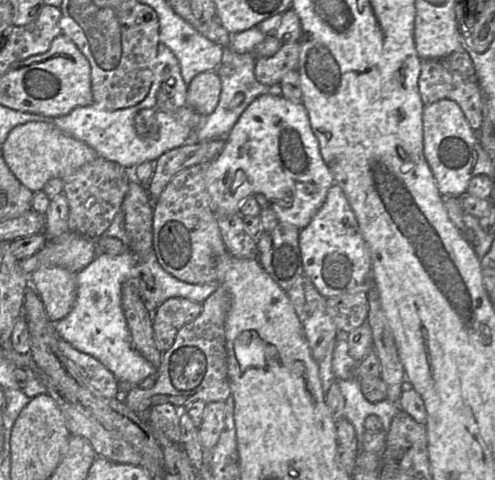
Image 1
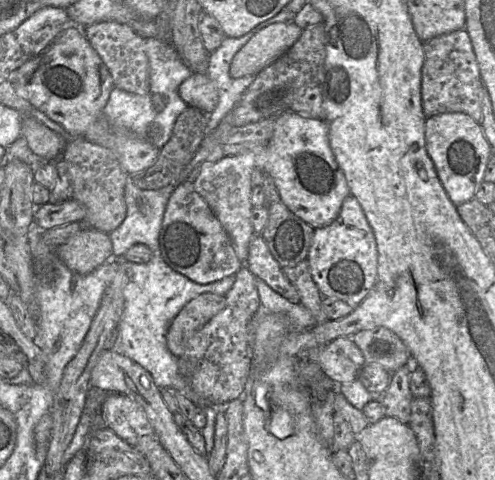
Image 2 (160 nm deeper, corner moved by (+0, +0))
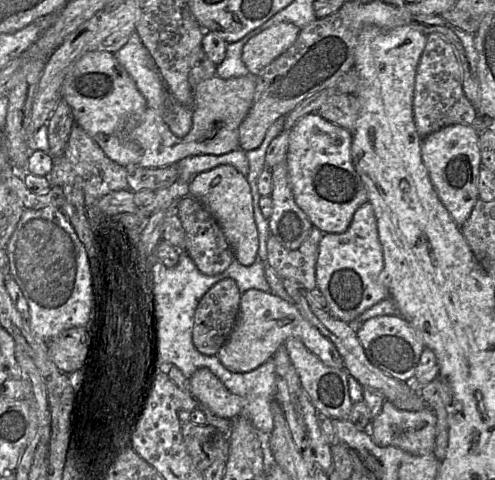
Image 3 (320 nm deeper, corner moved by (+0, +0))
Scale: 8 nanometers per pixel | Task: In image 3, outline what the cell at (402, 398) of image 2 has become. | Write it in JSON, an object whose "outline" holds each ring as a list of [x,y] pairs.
{"outline":[[[385,400],[379,414],[372,419],[369,432],[374,443],[381,447],[394,446],[414,455],[433,453],[436,417],[430,408],[420,411],[402,410]]]}

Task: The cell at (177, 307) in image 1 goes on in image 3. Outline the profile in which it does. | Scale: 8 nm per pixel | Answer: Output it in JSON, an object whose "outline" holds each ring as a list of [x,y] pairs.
{"outline":[[[225,278],[214,284],[201,298],[193,320],[192,341],[203,355],[215,356],[228,339],[237,319],[242,294],[236,282]]]}

